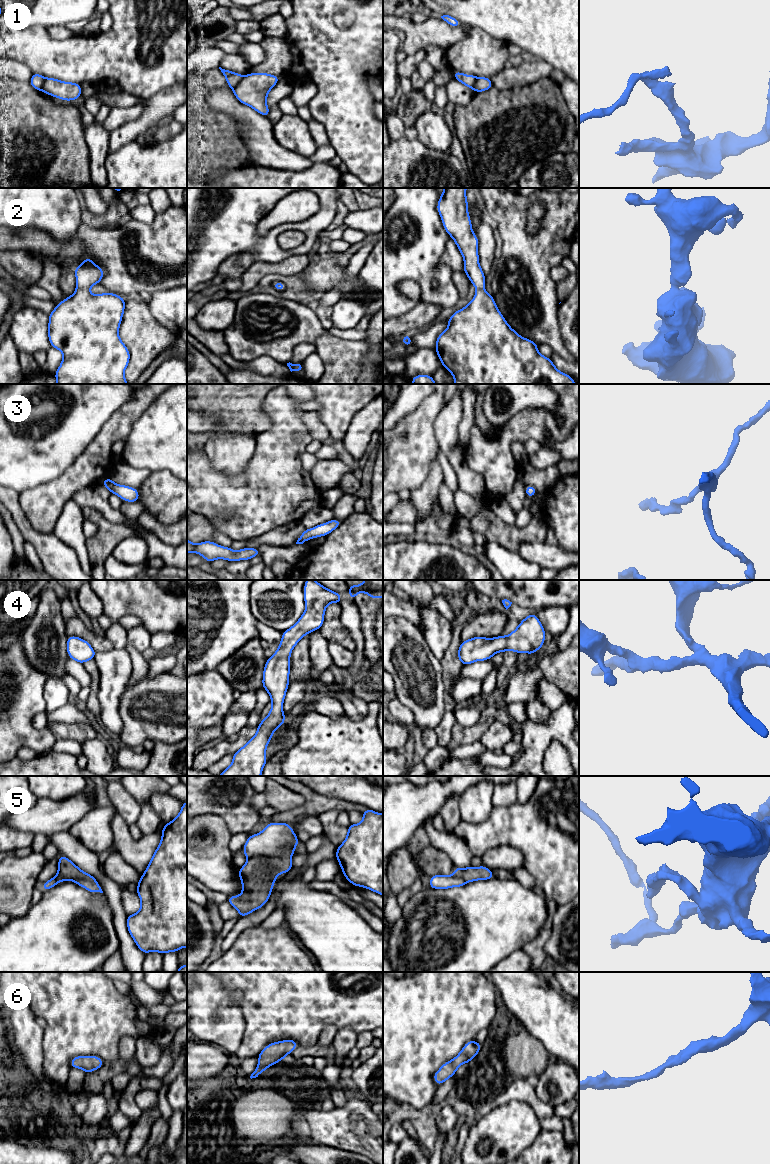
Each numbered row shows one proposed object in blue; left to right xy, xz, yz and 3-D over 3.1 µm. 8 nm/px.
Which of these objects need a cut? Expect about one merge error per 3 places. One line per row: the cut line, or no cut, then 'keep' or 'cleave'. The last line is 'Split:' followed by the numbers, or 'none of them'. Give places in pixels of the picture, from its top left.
1: cut xy (46, 78), (41, 90); cleave
2: cut none; keep
3: cut none; keep
4: cut none; keep
5: cut xz (287, 850), (281, 855), (256, 856), (248, 859); cleave
6: cut none; keep
Split: 1, 5

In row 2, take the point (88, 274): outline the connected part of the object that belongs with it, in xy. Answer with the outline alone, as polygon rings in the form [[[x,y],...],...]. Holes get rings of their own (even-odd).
[[[84,258],[83,264],[74,270],[76,291],[56,305],[48,316],[51,347],[63,353],[62,362],[54,374],[56,384],[128,384],[124,371],[130,353],[118,334],[125,299],[109,292],[93,295],[88,291],[99,284],[105,274],[90,258]]]

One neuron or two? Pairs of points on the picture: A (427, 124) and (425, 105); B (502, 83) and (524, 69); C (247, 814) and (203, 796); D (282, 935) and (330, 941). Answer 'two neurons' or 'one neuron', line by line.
A: two neurons
B: one neuron
C: one neuron
D: two neurons

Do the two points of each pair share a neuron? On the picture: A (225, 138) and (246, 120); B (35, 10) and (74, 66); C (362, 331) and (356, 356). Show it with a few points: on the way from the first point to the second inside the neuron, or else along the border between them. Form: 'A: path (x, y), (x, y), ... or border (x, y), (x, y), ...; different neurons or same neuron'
A: border (221, 111), (237, 123), (247, 148); different neurons
B: border (34, 25), (42, 25), (46, 29); different neurons
C: border (337, 336), (350, 341), (363, 341); different neurons

